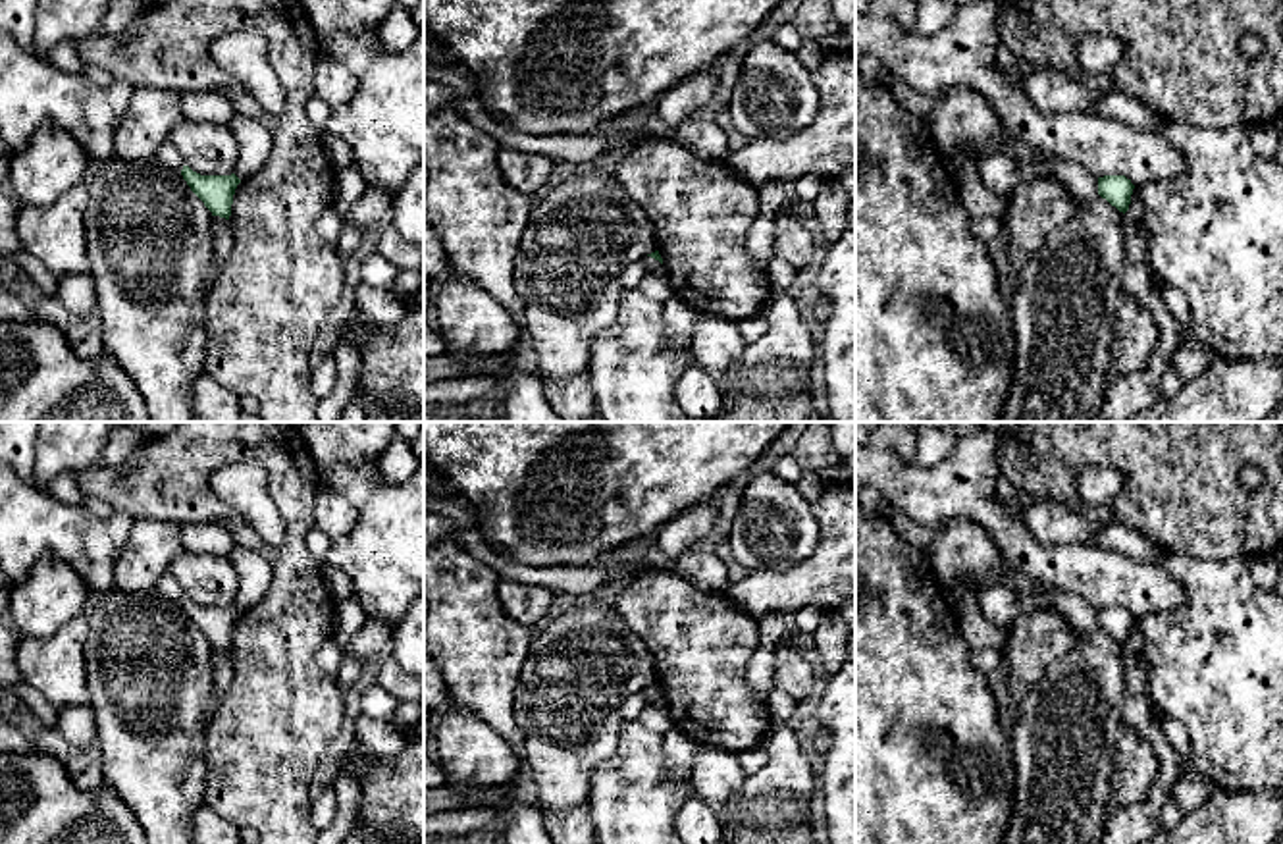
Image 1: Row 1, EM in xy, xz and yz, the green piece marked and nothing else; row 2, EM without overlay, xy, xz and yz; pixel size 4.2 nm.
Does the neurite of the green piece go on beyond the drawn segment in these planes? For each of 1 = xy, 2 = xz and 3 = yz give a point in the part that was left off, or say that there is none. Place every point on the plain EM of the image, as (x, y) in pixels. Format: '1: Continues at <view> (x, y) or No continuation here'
1: No continuation here
2: No continuation here
3: No continuation here

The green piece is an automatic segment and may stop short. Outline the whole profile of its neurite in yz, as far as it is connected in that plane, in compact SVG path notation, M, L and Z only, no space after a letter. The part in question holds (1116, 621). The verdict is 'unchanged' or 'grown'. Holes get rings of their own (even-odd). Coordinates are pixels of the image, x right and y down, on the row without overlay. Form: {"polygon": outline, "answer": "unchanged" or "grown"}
{"polygon": "M1125 607L1098 609L1098 626L1106 630L1119 644L1127 644L1135 617Z", "answer": "unchanged"}

